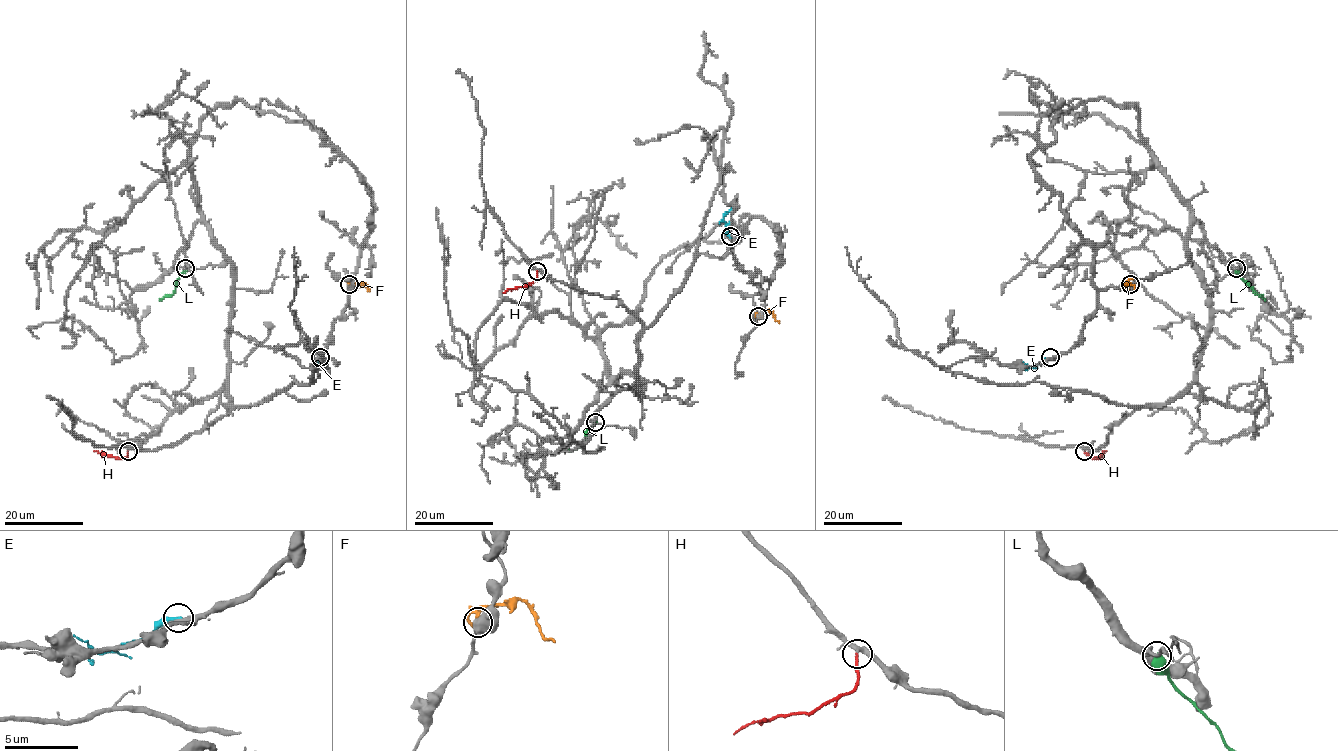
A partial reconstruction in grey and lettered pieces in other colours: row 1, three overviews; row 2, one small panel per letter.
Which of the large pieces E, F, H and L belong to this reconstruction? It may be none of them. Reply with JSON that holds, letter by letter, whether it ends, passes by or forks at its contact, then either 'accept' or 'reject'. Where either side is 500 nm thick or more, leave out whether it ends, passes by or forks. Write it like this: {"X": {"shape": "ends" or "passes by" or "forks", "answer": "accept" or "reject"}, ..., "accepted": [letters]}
{"E": {"shape": "ends", "answer": "reject"}, "F": {"answer": "reject"}, "H": {"shape": "ends", "answer": "accept"}, "L": {"answer": "reject"}, "accepted": ["H"]}

